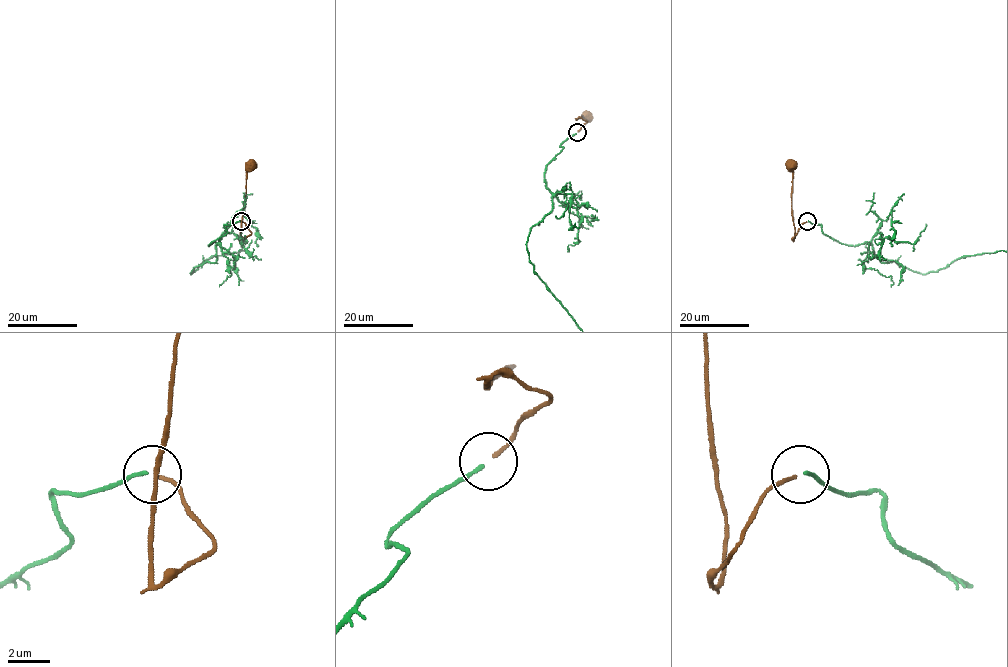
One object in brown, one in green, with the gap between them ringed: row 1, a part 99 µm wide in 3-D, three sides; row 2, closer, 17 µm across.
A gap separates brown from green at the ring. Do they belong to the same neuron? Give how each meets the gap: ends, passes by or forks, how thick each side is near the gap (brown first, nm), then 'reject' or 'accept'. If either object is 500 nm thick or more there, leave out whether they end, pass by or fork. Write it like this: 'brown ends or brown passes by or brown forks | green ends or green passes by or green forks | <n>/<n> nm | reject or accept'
brown ends | green ends | 170/170 nm | accept

